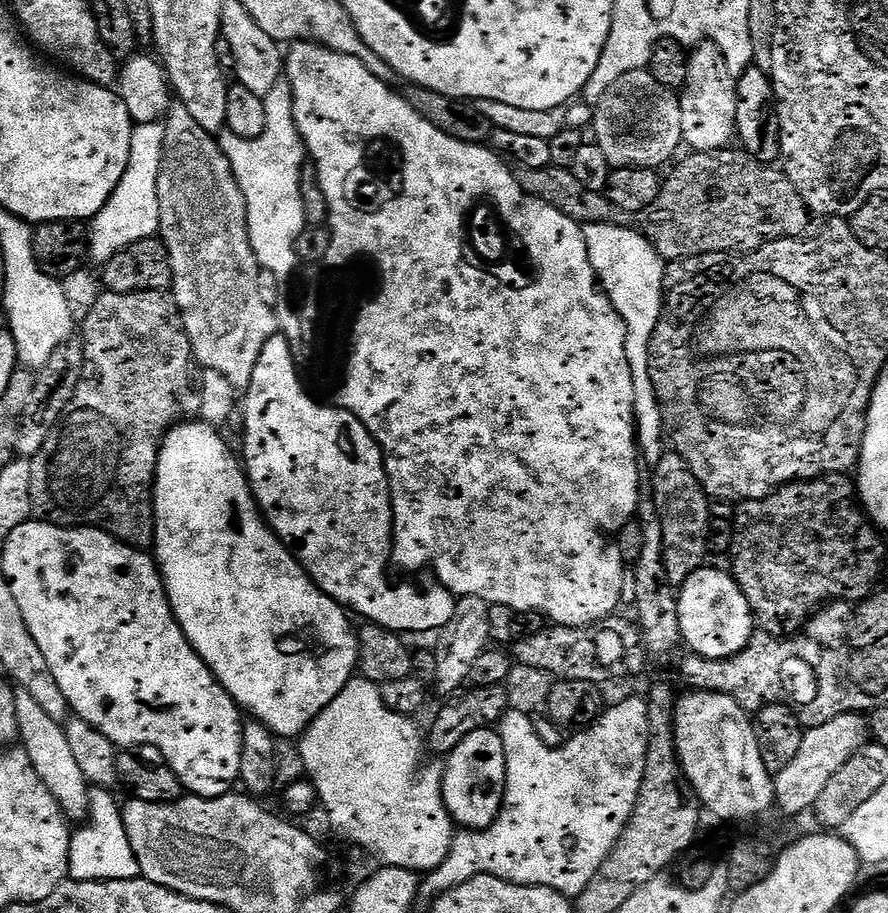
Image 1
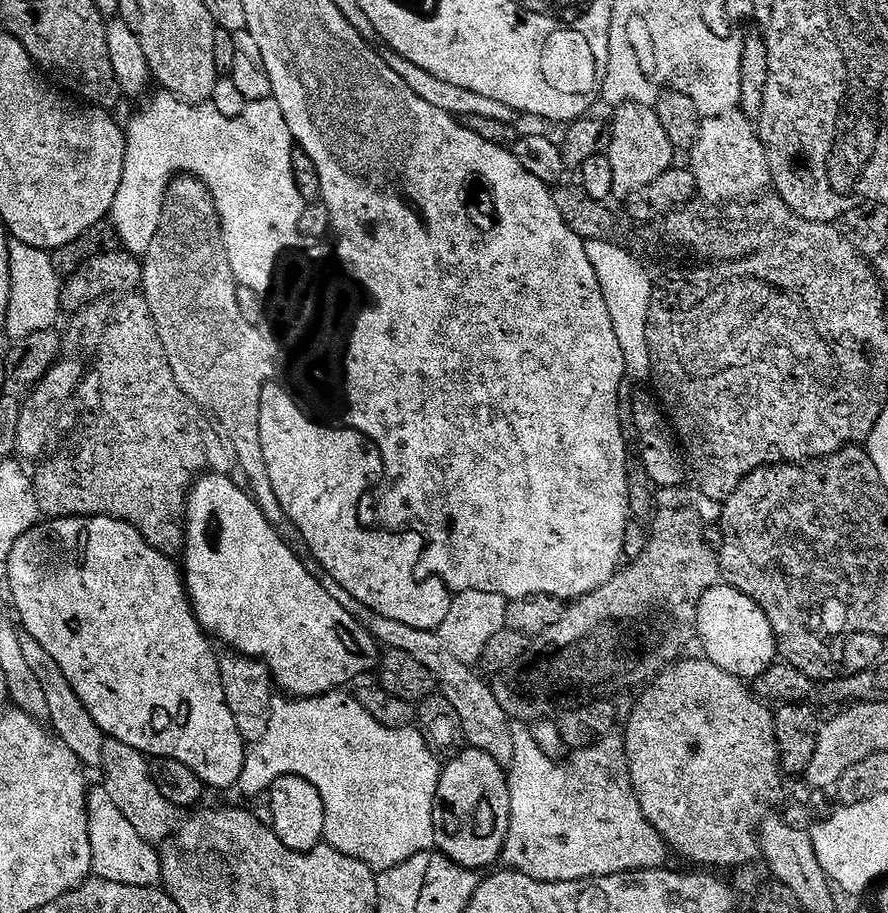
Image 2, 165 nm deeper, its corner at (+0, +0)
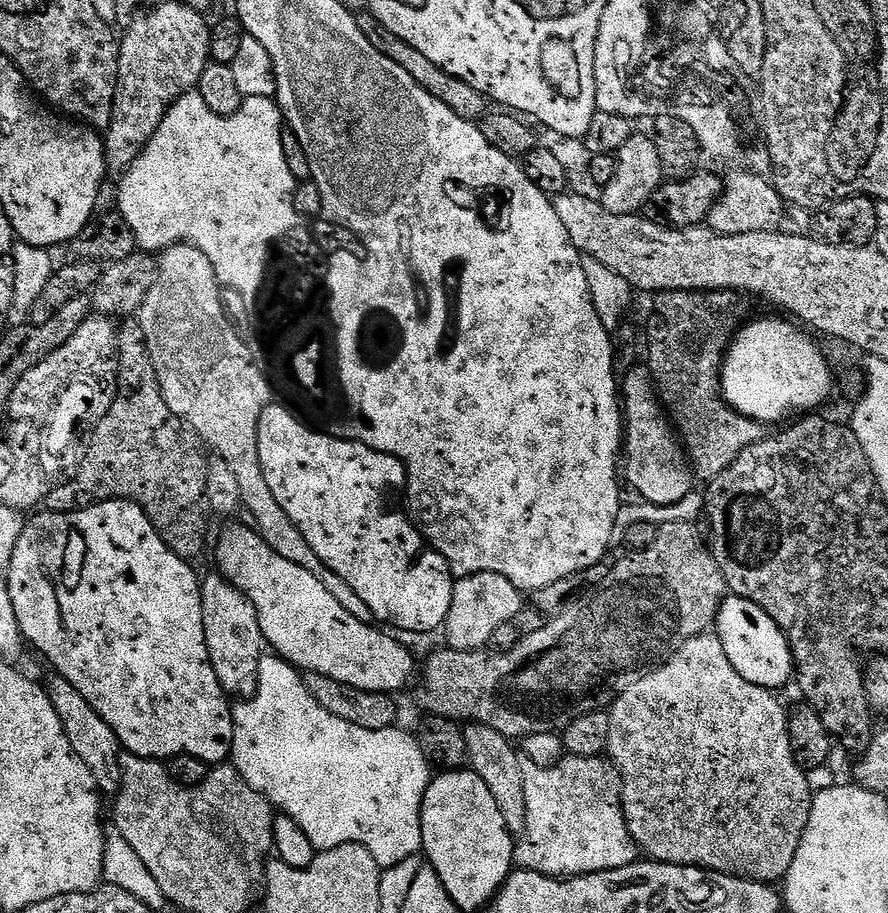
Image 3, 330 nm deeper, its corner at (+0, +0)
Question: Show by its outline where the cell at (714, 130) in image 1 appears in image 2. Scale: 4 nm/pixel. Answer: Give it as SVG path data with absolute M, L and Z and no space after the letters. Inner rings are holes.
M729 114L701 119L696 140L690 149L690 171L696 179L697 193L705 203L713 206L751 201L759 197L765 191L763 188L767 189L772 182L772 176L768 173L768 159L757 129L738 117Z

